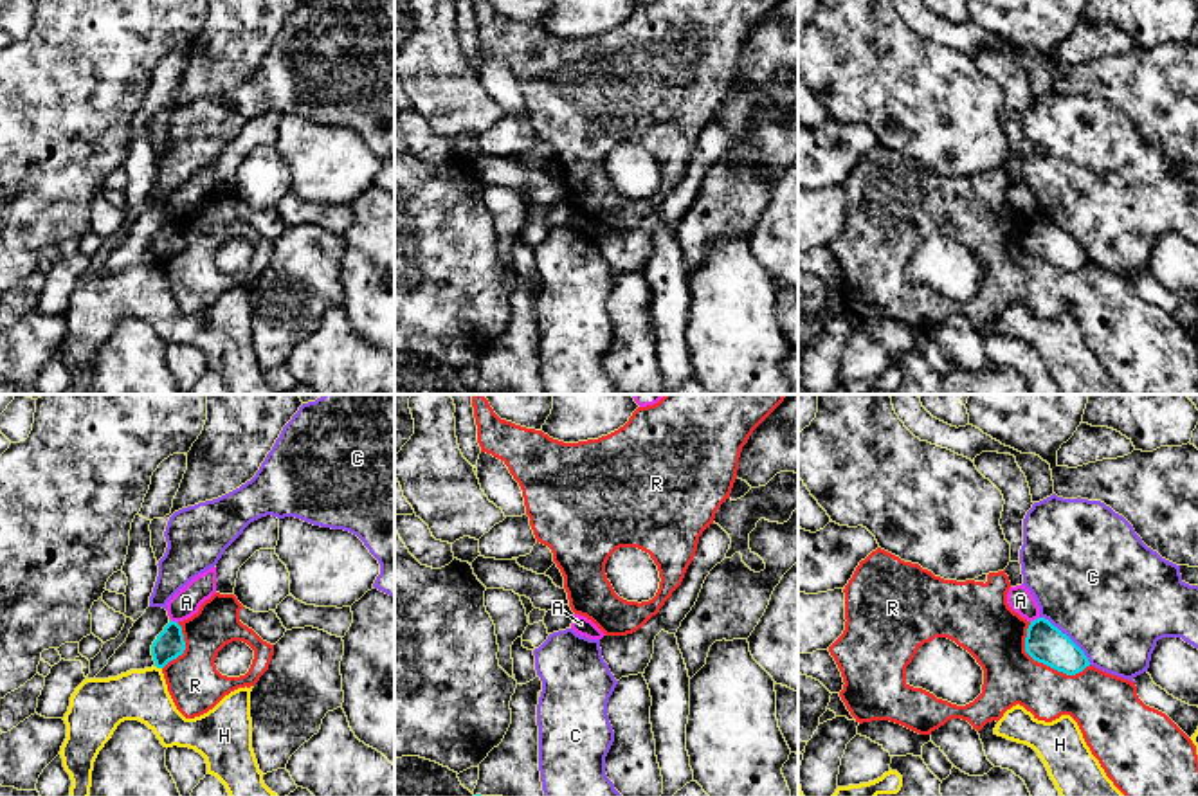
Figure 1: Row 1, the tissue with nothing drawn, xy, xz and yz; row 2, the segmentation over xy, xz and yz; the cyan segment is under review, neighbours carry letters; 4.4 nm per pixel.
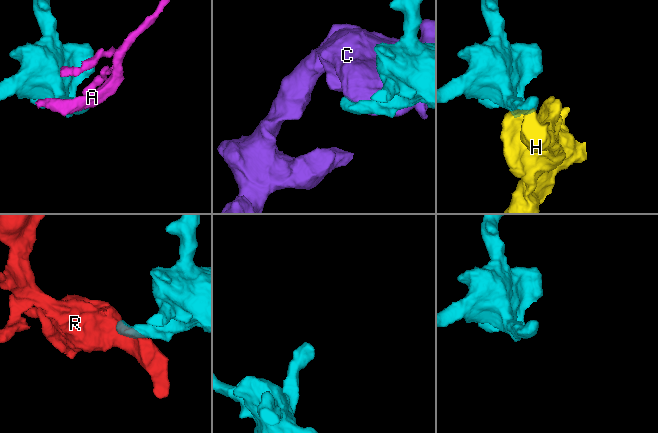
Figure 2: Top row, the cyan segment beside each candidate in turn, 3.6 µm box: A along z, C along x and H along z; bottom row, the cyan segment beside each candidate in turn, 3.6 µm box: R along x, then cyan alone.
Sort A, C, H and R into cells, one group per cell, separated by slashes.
A / C / H / R

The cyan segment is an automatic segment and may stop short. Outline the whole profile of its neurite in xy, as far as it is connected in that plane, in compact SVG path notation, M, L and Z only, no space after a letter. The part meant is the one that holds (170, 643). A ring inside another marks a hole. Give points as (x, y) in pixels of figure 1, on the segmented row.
M171 621L164 627L164 630L157 636L151 645L151 656L157 668L164 668L169 661L182 656L186 650L186 641L182 634L182 627L177 621Z

